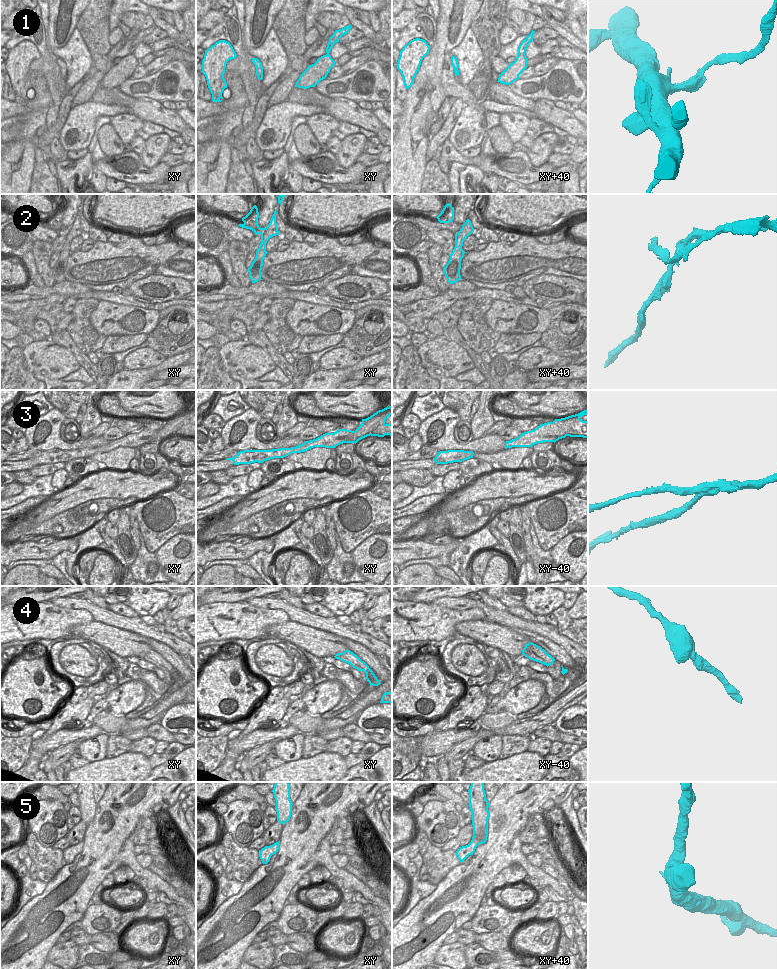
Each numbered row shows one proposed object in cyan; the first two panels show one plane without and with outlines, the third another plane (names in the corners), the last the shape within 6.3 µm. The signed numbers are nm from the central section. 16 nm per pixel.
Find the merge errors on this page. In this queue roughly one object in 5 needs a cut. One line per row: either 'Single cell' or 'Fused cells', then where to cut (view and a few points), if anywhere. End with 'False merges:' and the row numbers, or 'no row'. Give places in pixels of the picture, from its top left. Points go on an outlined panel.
1: Fused cells. Split along xy+40 (518, 54), (524, 55)
2: Fused cells. Split along xy (259, 227), (254, 231)
3: Fused cells. Split along xy-40 (542, 435), (554, 430), (561, 438)
4: Single cell. No split
5: Single cell. No split
False merges: 1, 2, 3

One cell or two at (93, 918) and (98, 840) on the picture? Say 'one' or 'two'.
two

